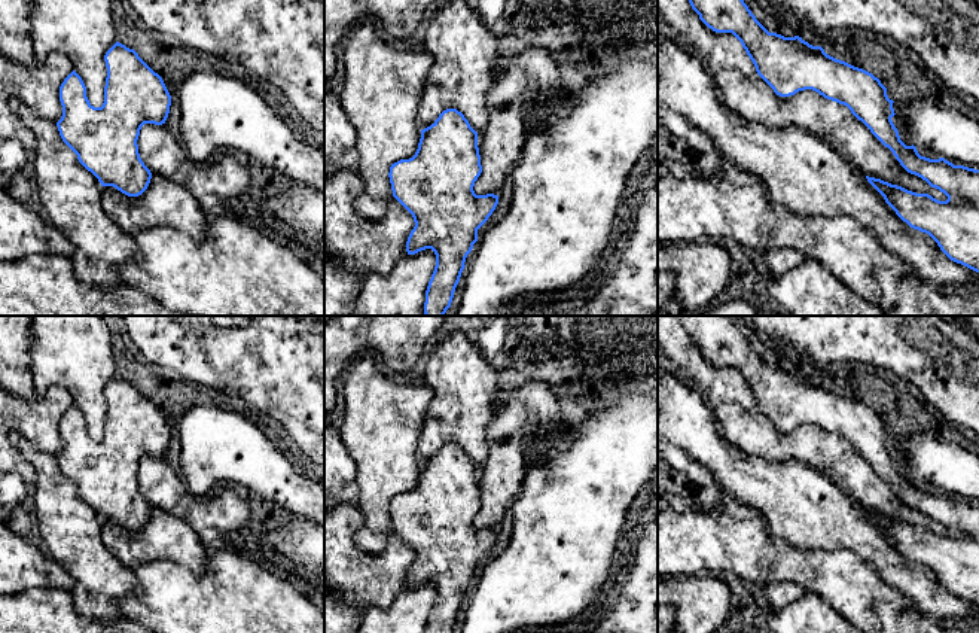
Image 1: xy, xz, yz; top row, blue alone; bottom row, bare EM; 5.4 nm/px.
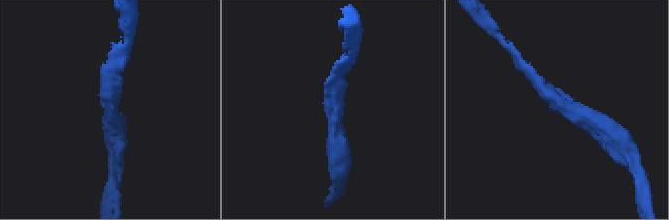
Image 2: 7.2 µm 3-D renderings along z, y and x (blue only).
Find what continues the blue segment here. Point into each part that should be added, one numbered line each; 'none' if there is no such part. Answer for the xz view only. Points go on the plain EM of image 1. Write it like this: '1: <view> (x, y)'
none

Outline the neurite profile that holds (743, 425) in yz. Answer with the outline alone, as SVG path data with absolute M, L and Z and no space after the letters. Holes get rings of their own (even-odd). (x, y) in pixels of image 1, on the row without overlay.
M658 316L658 346L680 368L680 377L708 402L720 433L736 450L771 463L799 462L832 480L864 509L881 512L939 535L948 530L908 506L851 444L812 423L780 430L757 408L732 366L716 366L692 343L677 316Z

